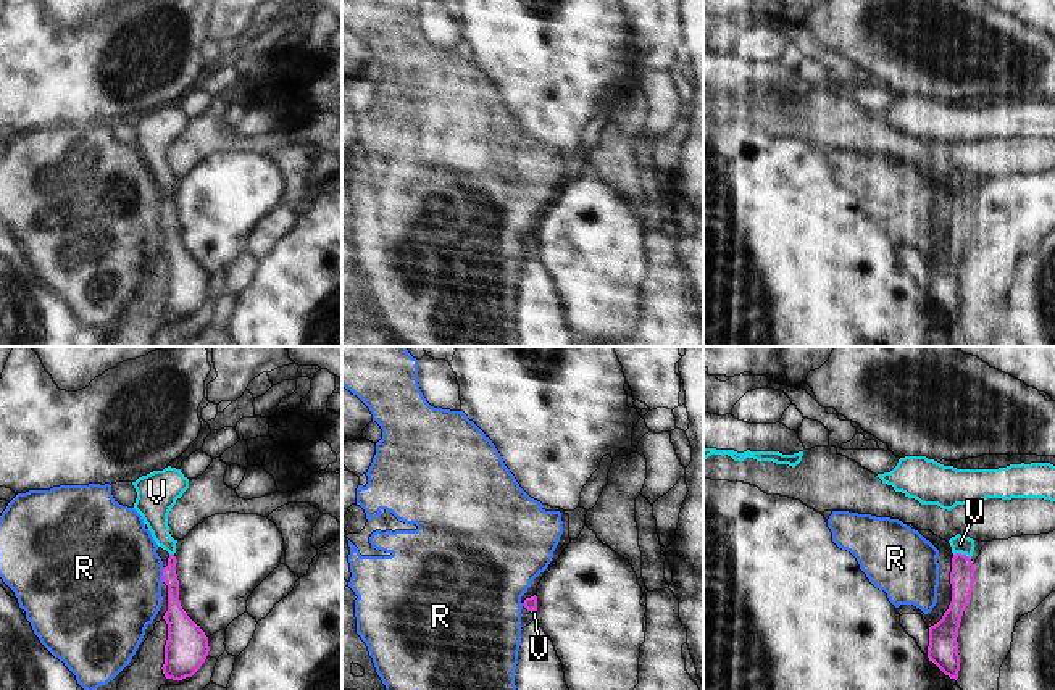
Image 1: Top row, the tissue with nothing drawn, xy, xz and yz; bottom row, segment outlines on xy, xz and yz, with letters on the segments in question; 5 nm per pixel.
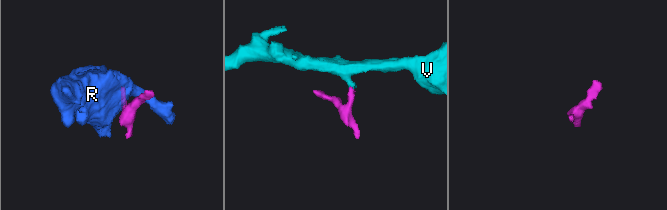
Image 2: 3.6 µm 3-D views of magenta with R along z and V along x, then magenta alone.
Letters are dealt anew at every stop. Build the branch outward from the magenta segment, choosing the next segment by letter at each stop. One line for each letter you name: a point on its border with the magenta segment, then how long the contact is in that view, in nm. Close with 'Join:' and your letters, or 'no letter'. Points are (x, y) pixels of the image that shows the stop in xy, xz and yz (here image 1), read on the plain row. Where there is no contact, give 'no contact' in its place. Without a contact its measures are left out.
V: contact yz (960, 192); length 90 nm
Join: V

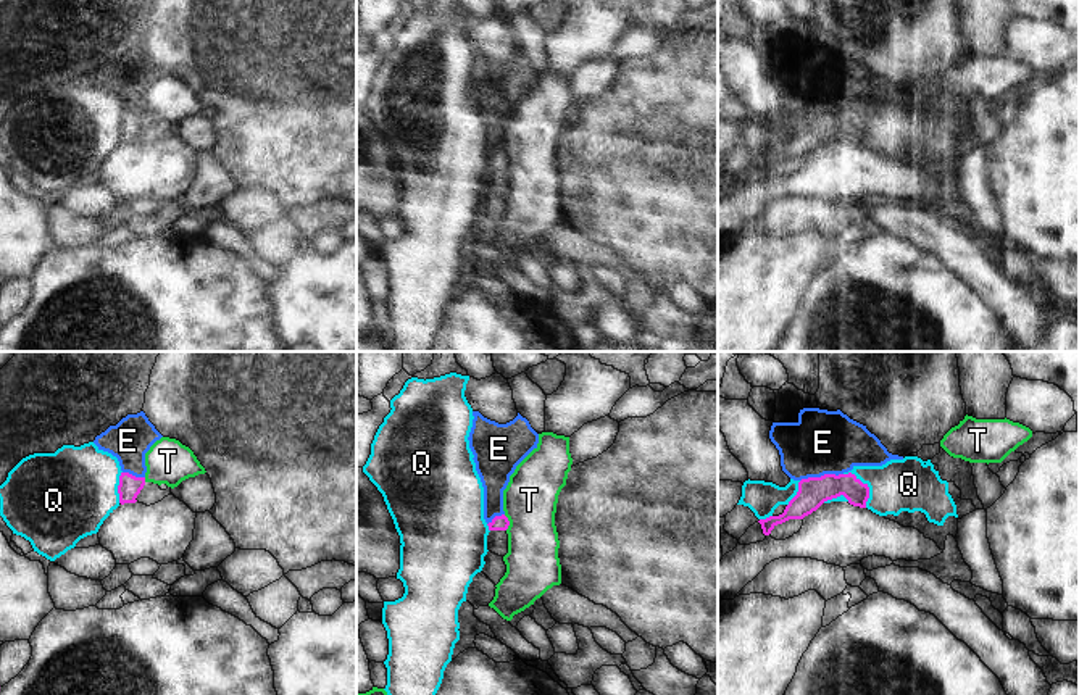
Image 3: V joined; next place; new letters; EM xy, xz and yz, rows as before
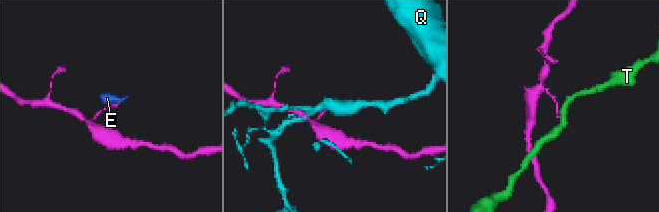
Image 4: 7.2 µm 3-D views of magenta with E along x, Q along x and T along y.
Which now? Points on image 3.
E: contact yz (821, 115); length 220 nm
Join: E

